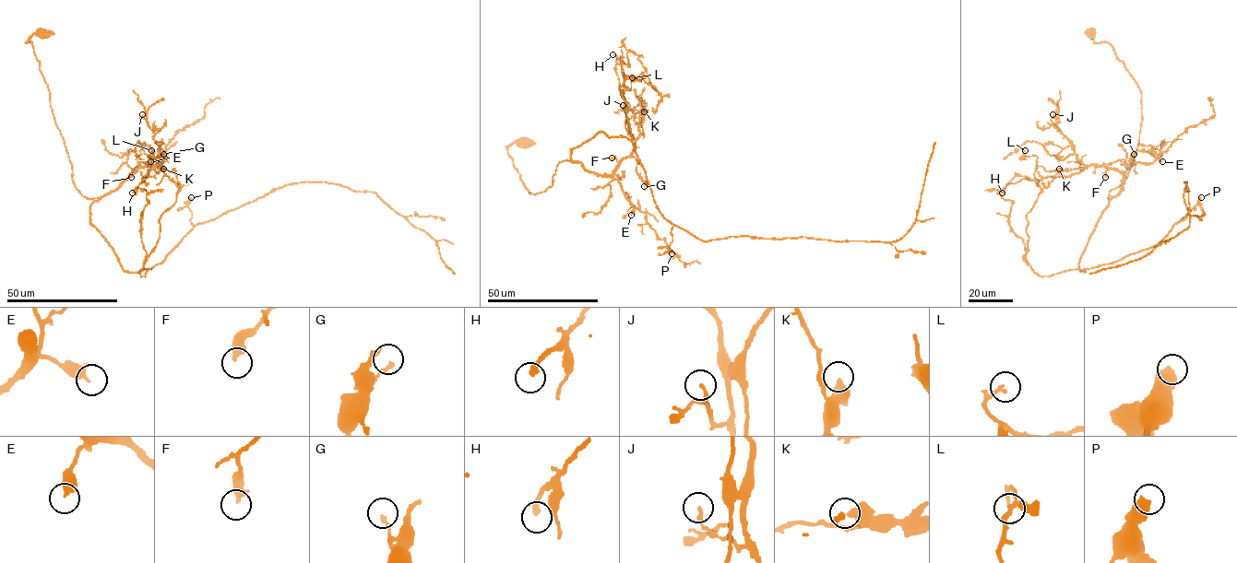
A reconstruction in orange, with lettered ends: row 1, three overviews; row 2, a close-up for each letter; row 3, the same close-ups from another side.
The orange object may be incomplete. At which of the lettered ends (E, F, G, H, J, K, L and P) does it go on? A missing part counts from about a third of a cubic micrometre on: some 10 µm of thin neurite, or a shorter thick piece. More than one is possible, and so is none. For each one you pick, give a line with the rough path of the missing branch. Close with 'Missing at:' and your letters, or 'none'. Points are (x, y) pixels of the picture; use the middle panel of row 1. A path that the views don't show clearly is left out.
Missing at: H

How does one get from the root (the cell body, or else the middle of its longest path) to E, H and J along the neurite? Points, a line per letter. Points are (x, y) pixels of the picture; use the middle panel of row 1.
E: (523, 143), (513, 143), (507, 154), (530, 193), (553, 185), (560, 162), (576, 162), (615, 178), (631, 215)
H: (523, 143), (507, 154), (530, 193), (553, 185), (563, 161), (610, 175), (635, 146), (624, 76), (612, 54)
J: (523, 143), (507, 154), (530, 193), (553, 185), (563, 161), (610, 175), (639, 135), (623, 105)

